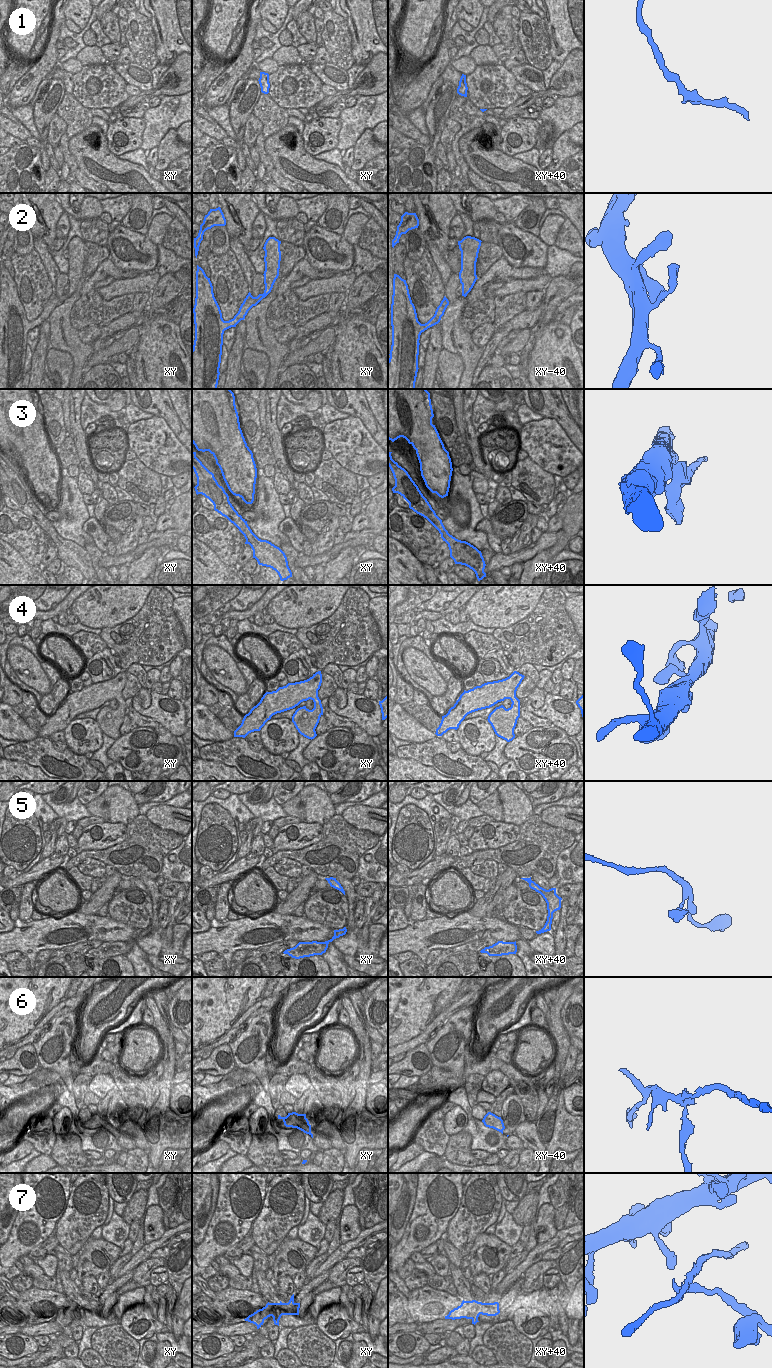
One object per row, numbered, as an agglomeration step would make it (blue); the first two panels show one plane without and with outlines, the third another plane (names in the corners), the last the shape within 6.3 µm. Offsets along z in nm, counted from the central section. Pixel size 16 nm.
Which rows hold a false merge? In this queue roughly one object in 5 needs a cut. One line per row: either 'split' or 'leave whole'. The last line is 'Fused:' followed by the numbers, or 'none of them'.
1: leave whole
2: leave whole
3: split
4: leave whole
5: leave whole
6: split
7: split
Fused: 3, 6, 7

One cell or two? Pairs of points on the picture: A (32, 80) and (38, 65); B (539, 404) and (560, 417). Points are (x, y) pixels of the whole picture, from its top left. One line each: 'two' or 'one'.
A: one
B: one

